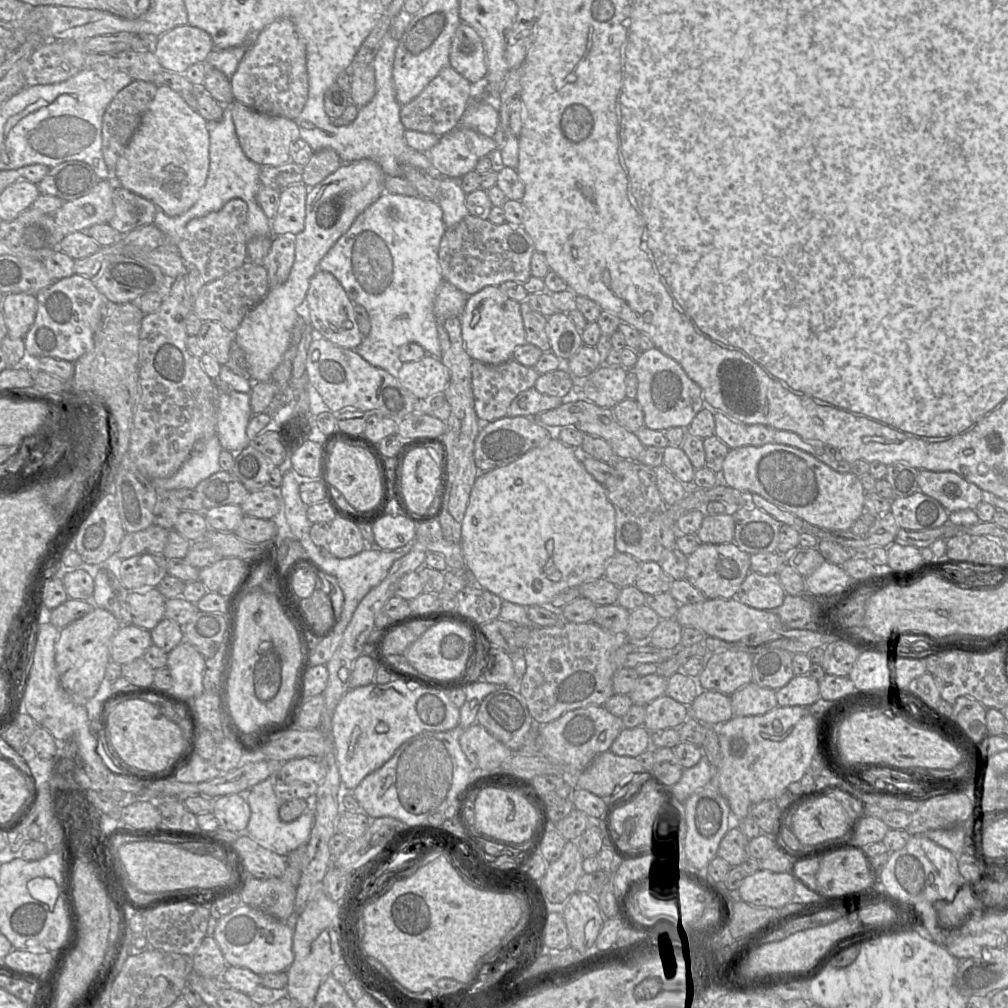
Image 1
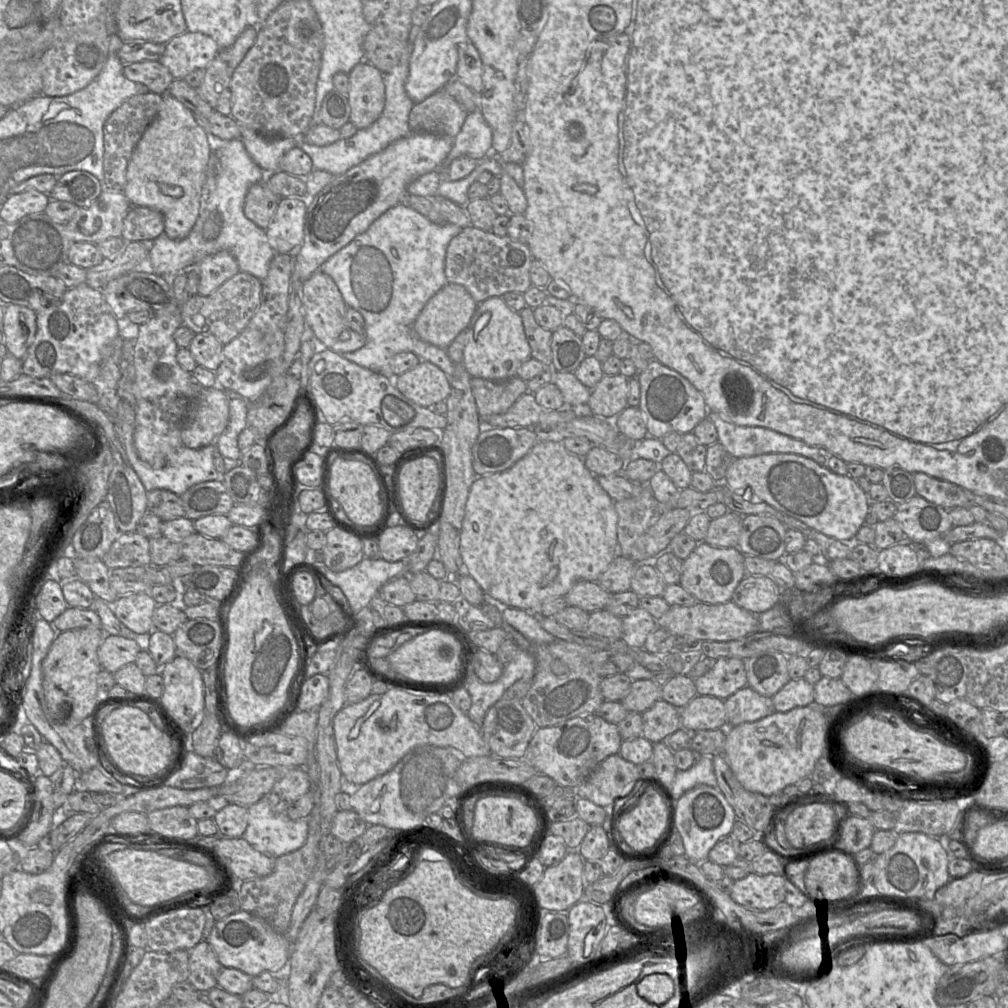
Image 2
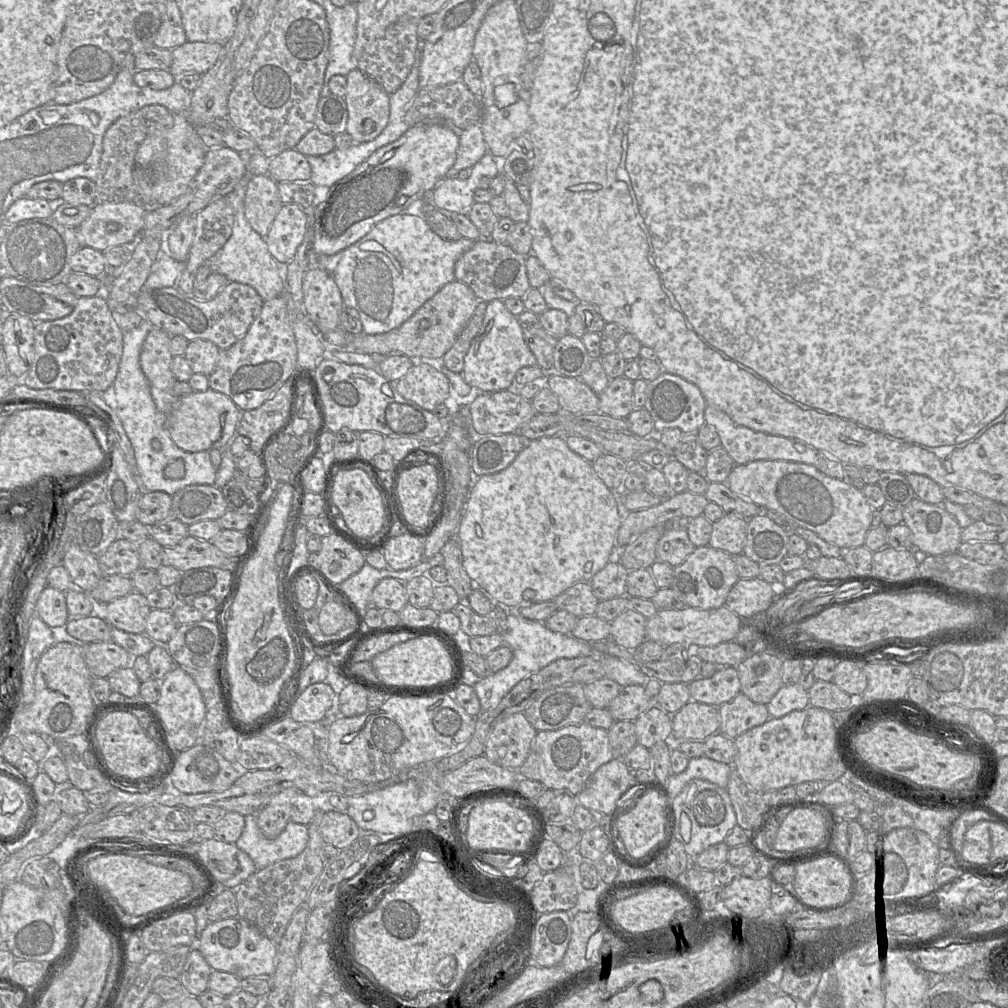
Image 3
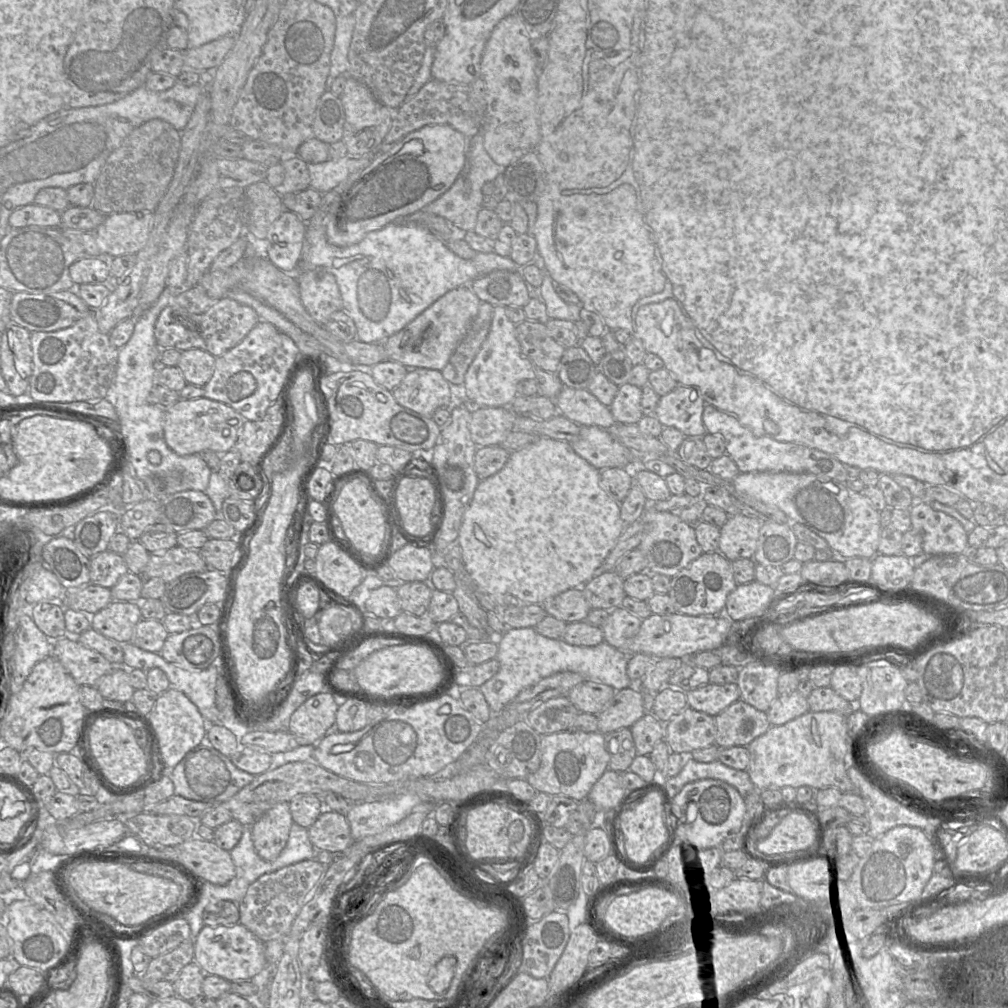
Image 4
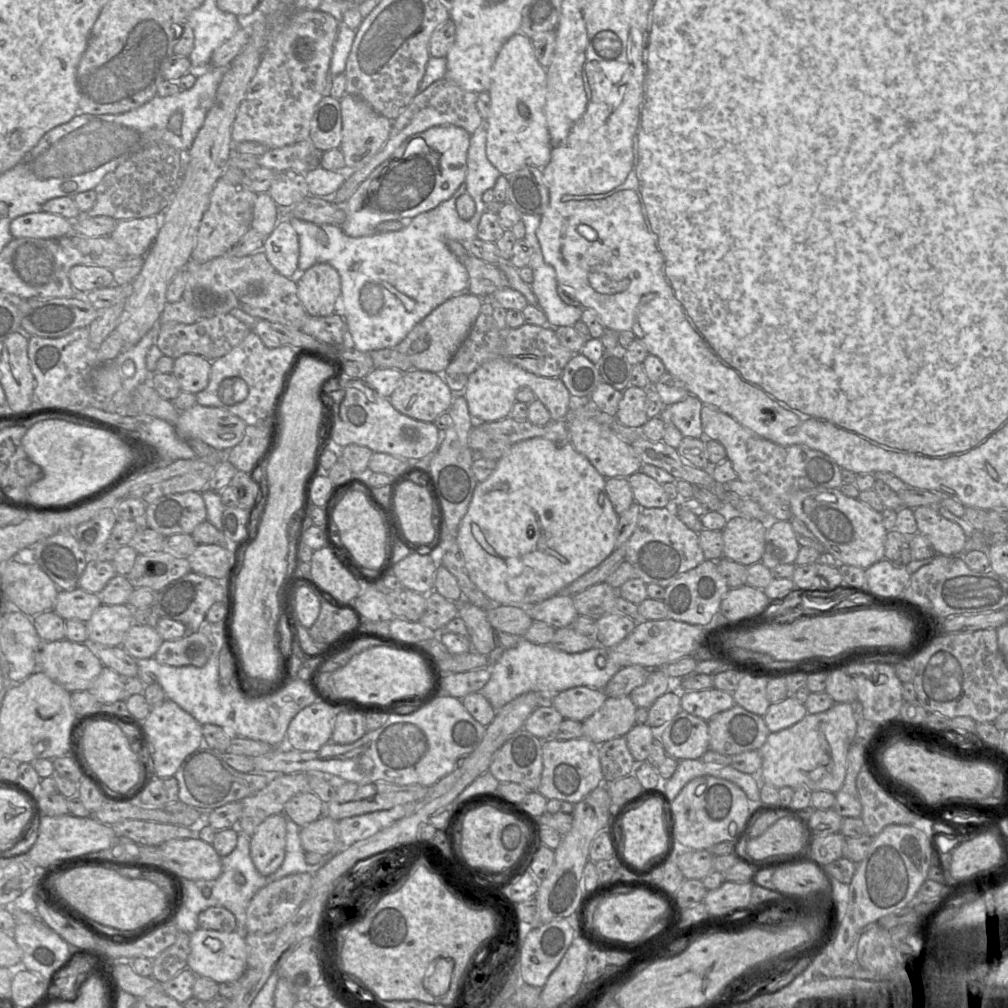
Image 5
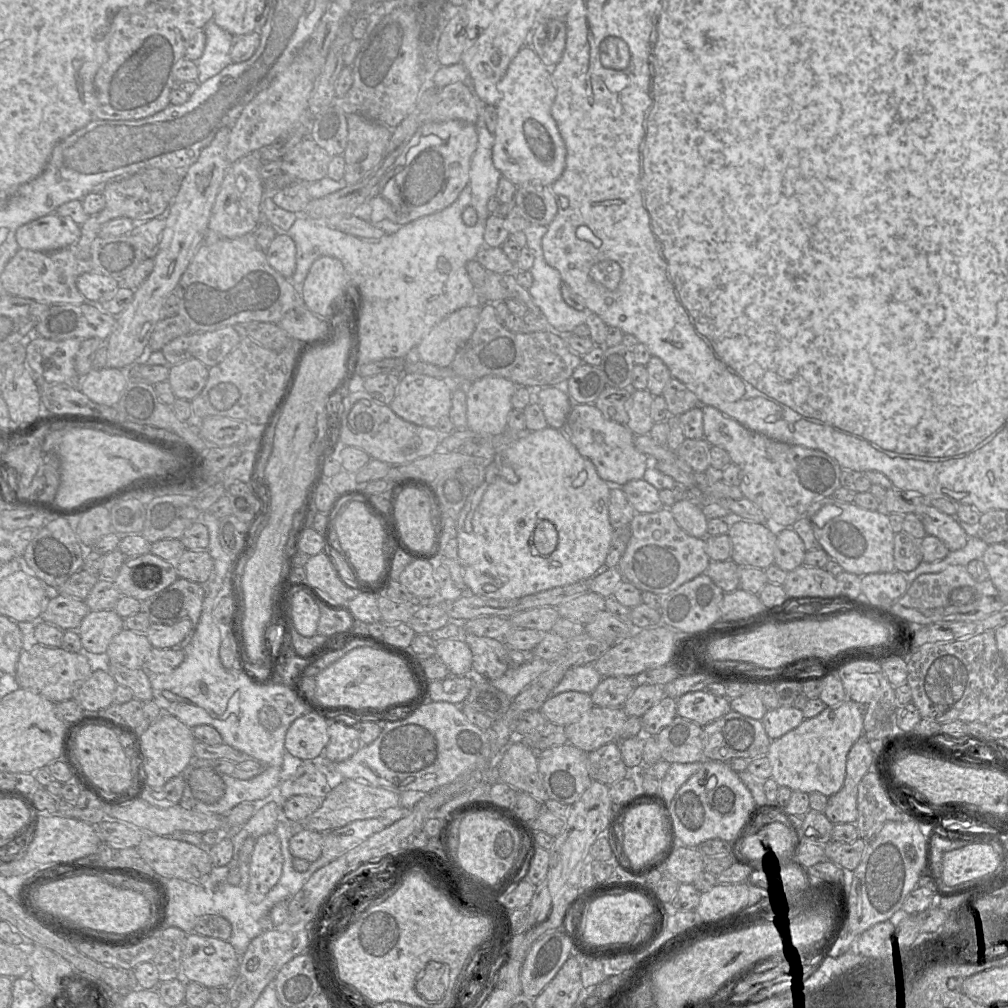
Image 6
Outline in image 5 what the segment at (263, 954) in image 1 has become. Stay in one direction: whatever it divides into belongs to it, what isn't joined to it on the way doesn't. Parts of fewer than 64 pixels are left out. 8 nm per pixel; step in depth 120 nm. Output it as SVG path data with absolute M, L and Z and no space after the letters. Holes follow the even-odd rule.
M197 929L190 935L190 952L187 968L197 977L210 978L216 983L238 981L247 968L247 945L241 932L220 932Z

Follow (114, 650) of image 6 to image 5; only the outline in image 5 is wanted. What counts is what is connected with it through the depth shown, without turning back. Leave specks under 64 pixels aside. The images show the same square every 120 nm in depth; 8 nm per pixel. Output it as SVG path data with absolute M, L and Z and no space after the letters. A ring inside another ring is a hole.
M133 624L121 647L135 659L147 659L155 656L162 642L155 627Z

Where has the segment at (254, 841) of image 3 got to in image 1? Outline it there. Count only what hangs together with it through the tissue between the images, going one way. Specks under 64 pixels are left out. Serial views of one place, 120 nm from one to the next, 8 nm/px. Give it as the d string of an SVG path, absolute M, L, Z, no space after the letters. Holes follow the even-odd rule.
M269 777L266 780L251 787L245 793L245 796L250 806L250 819L248 821L245 833L249 835L251 838L253 838L259 845L278 855L287 856L290 852L298 849L299 847L307 843L314 820L313 809L310 808L310 802L309 808L305 810L297 819L291 822L283 822L279 817L278 810L280 805L284 801L281 801L275 795L273 787L273 777Z

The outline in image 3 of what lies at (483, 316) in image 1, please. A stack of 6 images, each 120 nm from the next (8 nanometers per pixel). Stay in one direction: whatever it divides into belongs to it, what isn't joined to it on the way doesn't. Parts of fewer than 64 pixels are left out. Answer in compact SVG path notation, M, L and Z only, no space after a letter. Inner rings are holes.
M503 300L487 303L483 324L473 339L464 358L462 376L474 392L498 392L515 387L515 376L519 369L538 366L534 354L524 341L518 317L511 314Z

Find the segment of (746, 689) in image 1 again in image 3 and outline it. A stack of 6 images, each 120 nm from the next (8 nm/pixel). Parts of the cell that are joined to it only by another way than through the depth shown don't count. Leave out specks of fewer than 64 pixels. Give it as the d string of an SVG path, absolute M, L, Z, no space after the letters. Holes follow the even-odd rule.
M739 693L719 708L720 732L731 739L770 718L767 705L756 703L743 693Z

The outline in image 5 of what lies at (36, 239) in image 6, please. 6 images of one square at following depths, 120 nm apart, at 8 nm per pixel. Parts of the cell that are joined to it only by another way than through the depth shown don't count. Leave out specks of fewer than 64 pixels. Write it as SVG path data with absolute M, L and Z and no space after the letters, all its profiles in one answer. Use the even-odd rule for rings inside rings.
M40 211L15 218L10 223L10 232L13 238L59 238L73 233L73 221L59 214Z

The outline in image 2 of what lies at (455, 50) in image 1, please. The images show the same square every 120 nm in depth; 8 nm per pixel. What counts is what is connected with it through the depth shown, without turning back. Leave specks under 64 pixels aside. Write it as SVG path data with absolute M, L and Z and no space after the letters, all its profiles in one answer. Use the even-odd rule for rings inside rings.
M469 40L458 48L456 78L476 93L482 90L482 60L478 50Z

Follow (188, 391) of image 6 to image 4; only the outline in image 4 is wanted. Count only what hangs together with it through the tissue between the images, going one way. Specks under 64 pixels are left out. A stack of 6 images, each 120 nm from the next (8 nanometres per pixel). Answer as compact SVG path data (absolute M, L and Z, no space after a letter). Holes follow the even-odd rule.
M193 348L181 352L177 367L187 384L204 387L212 377L215 361L210 353Z

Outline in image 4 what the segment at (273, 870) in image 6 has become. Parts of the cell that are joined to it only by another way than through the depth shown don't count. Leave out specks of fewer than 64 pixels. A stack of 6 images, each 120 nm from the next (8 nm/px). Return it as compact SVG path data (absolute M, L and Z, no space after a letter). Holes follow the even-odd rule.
M289 802L276 804L252 826L251 835L257 854L266 861L275 860L286 846L293 823Z

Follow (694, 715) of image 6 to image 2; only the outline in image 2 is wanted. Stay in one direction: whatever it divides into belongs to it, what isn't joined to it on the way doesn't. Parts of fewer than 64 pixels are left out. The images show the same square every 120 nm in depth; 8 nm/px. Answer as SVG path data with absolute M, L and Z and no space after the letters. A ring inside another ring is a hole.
M720 657L704 675L695 679L698 695L710 695L722 700L747 686L745 659Z

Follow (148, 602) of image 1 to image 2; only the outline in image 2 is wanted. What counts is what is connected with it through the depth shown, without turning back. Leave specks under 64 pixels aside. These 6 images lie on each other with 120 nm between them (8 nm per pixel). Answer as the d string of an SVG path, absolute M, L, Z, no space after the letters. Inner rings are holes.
M149 592L119 596L108 604L118 620L139 636L154 630L153 614L158 605Z

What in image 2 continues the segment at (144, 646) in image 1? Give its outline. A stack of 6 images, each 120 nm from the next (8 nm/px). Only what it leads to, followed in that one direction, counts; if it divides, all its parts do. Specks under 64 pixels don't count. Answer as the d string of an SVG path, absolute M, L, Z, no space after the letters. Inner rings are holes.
M106 635L98 649L98 659L102 669L114 674L123 666L135 663L144 642L118 635Z

